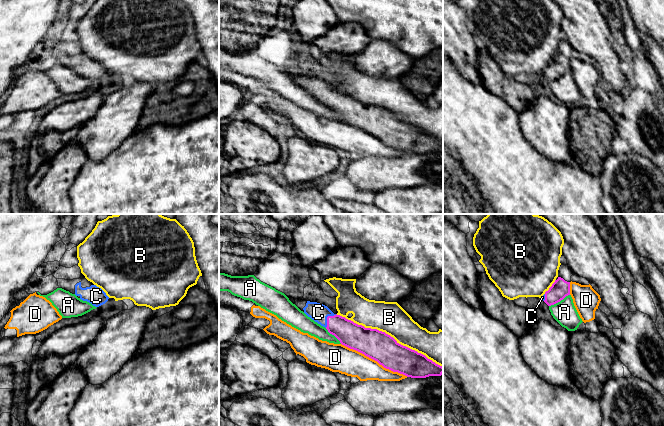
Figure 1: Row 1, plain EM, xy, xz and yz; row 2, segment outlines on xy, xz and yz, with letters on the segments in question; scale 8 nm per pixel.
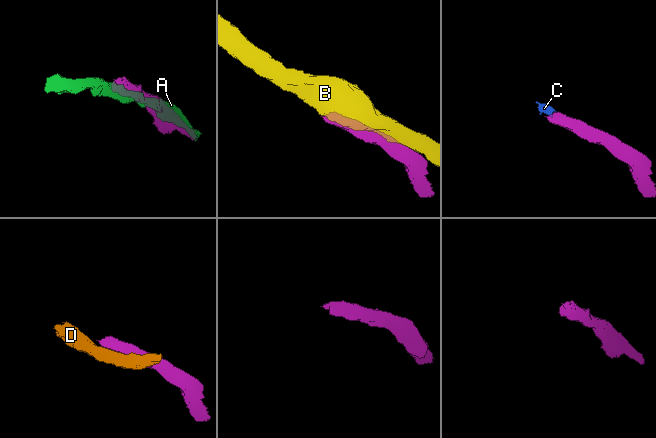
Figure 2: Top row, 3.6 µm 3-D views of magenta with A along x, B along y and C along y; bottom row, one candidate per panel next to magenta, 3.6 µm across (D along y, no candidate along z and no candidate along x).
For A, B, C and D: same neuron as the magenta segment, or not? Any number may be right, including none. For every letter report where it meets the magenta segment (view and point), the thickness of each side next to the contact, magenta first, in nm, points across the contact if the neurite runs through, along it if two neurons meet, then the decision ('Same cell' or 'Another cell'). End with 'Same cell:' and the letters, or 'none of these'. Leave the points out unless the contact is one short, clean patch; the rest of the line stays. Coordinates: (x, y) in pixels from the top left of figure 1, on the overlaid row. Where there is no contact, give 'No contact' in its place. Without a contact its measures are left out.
A: Touches magenta at yz (559, 301). Thickness 150 nm (magenta) against 190 nm. Another cell
B: Touches magenta at xz (389, 335). Thickness 240 nm (magenta) against 260 nm. Another cell
C: Touches magenta at xz (327, 318). Thickness 200 nm (magenta) against 150 nm. Path across: xz (350, 334), (327, 318), (318, 312). Same cell
D: Touches magenta at xz (374, 359). Thickness 240 nm (magenta) against 220 nm. Another cell
Same cell: C

